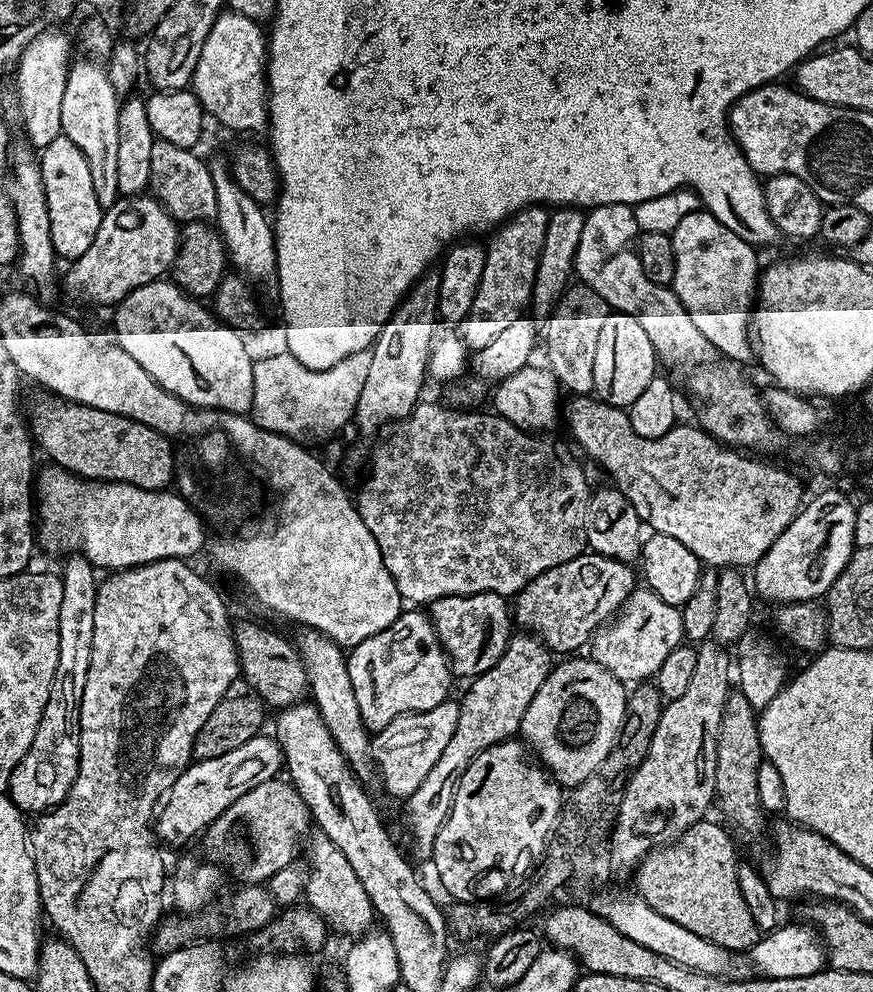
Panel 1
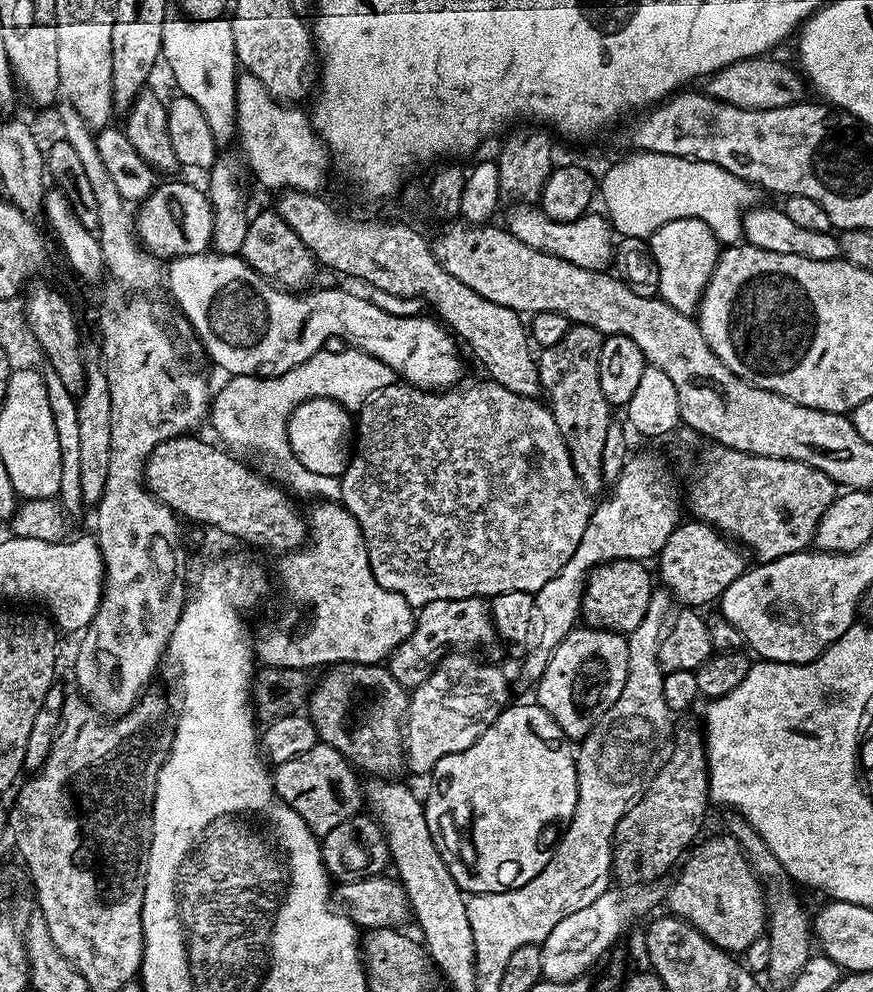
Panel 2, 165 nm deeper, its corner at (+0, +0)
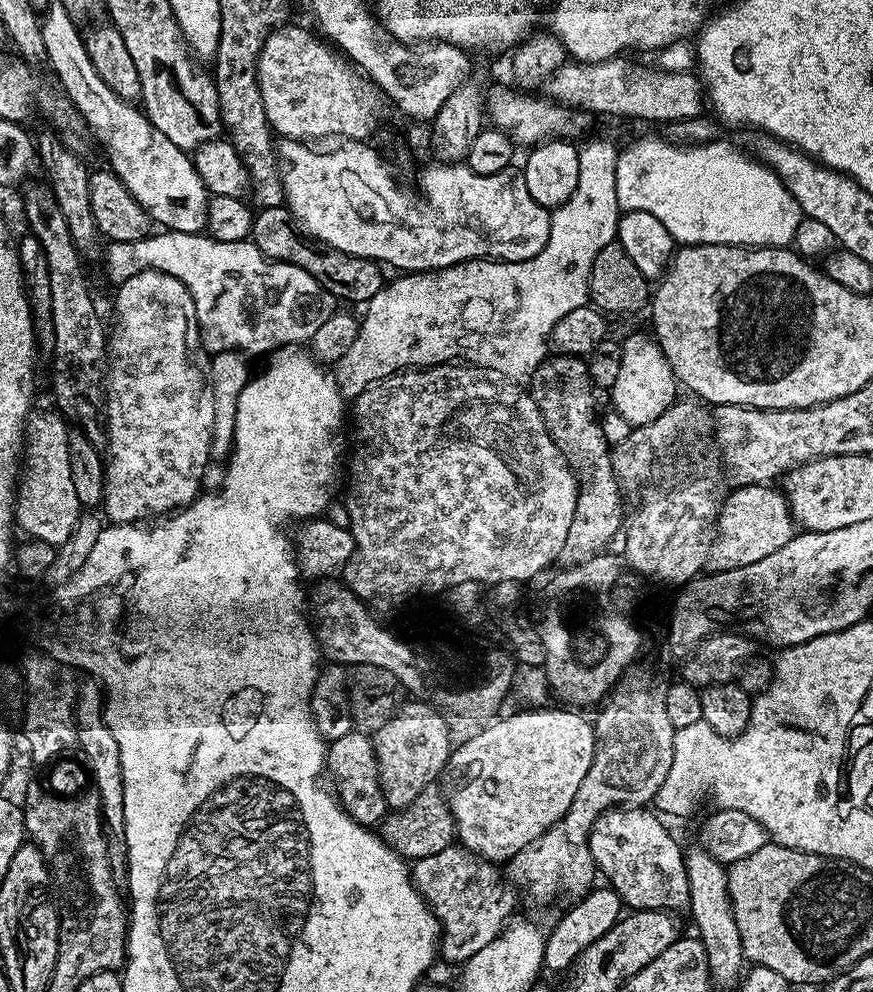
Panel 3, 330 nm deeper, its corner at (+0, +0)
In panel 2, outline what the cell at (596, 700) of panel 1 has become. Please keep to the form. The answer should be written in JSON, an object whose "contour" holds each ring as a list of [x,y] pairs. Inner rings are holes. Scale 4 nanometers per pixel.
{"contour":[[[577,626],[572,633],[563,640],[552,652],[550,662],[542,674],[542,678],[535,685],[535,703],[545,708],[558,722],[569,741],[579,742],[590,734],[590,730],[604,717],[606,710],[618,702],[618,694],[622,694],[622,686],[626,686],[628,673],[628,642],[621,633],[609,631],[604,627]]]}

